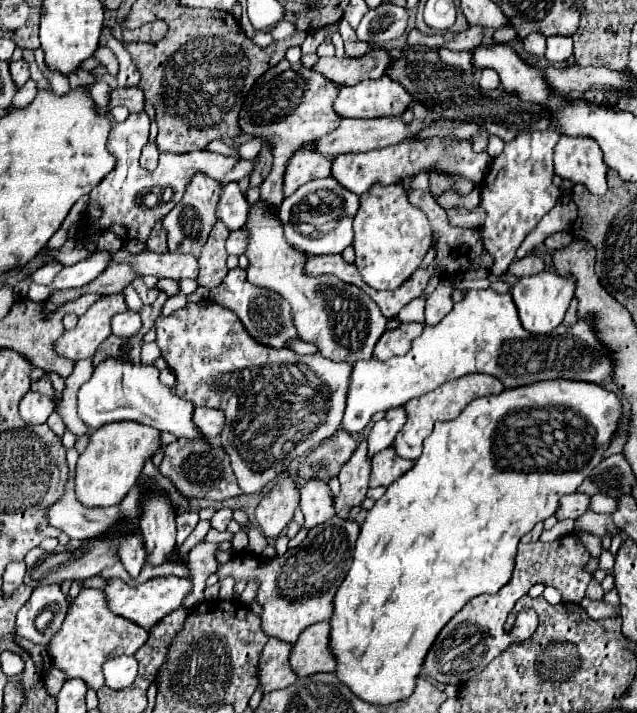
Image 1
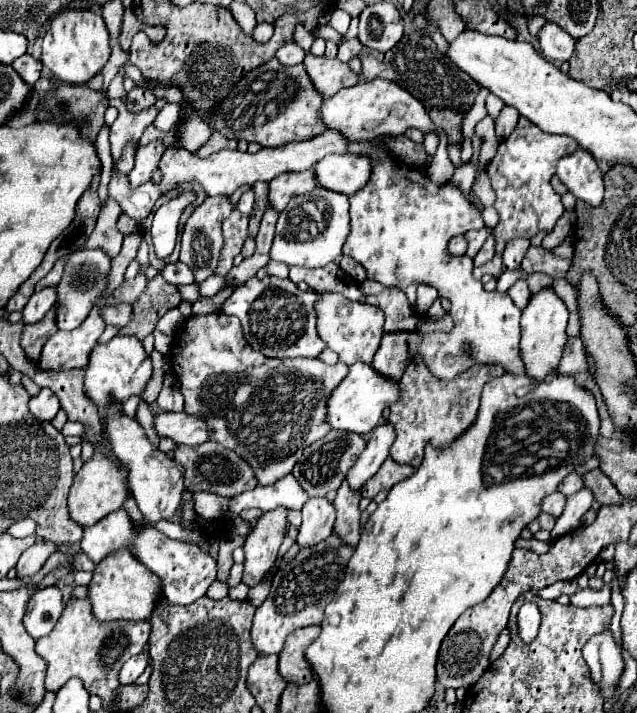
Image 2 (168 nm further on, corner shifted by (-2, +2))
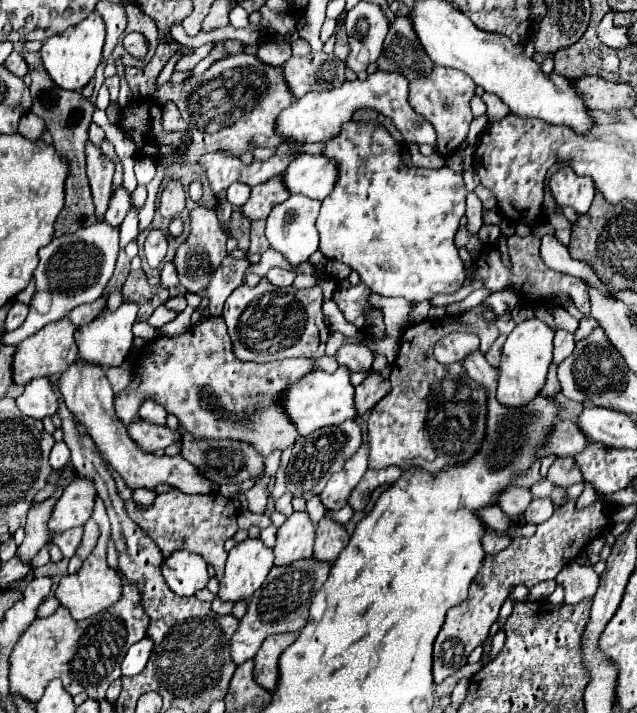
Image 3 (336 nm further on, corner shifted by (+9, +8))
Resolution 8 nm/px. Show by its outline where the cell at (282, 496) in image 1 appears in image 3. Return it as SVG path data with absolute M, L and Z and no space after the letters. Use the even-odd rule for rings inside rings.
M247 538L239 542L227 558L225 576L219 582L219 598L241 600L251 598L263 584L273 566L273 548L265 546L261 538Z

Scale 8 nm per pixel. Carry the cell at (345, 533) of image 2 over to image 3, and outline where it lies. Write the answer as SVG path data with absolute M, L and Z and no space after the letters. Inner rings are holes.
M325 514L317 524L317 538L315 538L313 554L319 560L335 562L341 550L347 546L347 542L349 542L349 534L345 526L331 520L329 514Z

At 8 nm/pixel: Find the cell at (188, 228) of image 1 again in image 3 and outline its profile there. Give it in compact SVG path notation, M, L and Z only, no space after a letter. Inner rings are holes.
M205 206L193 208L189 214L189 222L191 222L191 232L185 238L185 242L181 242L181 246L177 248L173 264L177 268L179 282L181 282L181 286L187 288L187 292L203 292L207 282L211 280L213 272L221 264L221 260L227 256L227 252L225 252L227 234L221 230L215 210L209 210Z

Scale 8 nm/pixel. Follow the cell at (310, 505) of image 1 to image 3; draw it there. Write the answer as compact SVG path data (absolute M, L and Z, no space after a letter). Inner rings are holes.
M293 512L277 532L277 544L273 548L275 564L291 564L293 560L301 560L301 558L311 556L313 542L315 542L315 524L311 522L309 514L307 512Z

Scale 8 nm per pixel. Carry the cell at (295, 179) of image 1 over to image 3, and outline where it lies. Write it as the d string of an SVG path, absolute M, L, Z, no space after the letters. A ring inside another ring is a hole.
M275 176L273 180L267 180L265 184L251 188L251 198L241 206L241 212L249 220L267 218L271 208L279 202L283 202L289 196L289 190L281 184L281 176Z

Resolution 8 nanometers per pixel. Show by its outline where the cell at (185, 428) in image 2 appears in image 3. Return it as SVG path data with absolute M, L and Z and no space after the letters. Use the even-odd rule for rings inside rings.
M143 418L135 420L127 428L129 436L145 450L145 452L155 452L171 446L173 442L179 442L183 438L181 430L171 430L167 424L153 424Z

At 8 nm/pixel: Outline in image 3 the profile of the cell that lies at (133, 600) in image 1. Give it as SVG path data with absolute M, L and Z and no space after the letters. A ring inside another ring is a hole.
M97 498L97 502L95 502L93 520L97 522L99 532L101 532L95 550L89 554L89 558L83 562L83 566L79 568L77 574L69 574L69 576L61 578L61 582L57 586L57 592L55 592L55 596L61 602L61 606L69 608L69 612L71 612L71 616L75 620L91 618L93 614L97 614L97 612L113 606L121 598L121 588L123 588L119 572L113 570L107 564L107 542L109 542L109 536L111 536L111 528L109 528L109 518L107 518L107 512L105 512L105 506L103 506L101 498Z

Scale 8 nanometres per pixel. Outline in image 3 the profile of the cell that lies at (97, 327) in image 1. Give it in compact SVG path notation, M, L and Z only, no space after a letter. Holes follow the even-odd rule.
M63 318L59 322L47 324L37 334L25 338L13 356L13 380L17 384L27 384L29 380L37 376L59 376L63 374L77 358L77 344L75 344L75 332L77 326L71 324L69 318Z

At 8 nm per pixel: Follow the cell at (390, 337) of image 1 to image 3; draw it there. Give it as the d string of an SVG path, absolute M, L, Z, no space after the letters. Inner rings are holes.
M369 370L365 380L355 388L355 406L357 406L359 416L371 410L389 392L389 388L391 384L387 384L379 372Z

